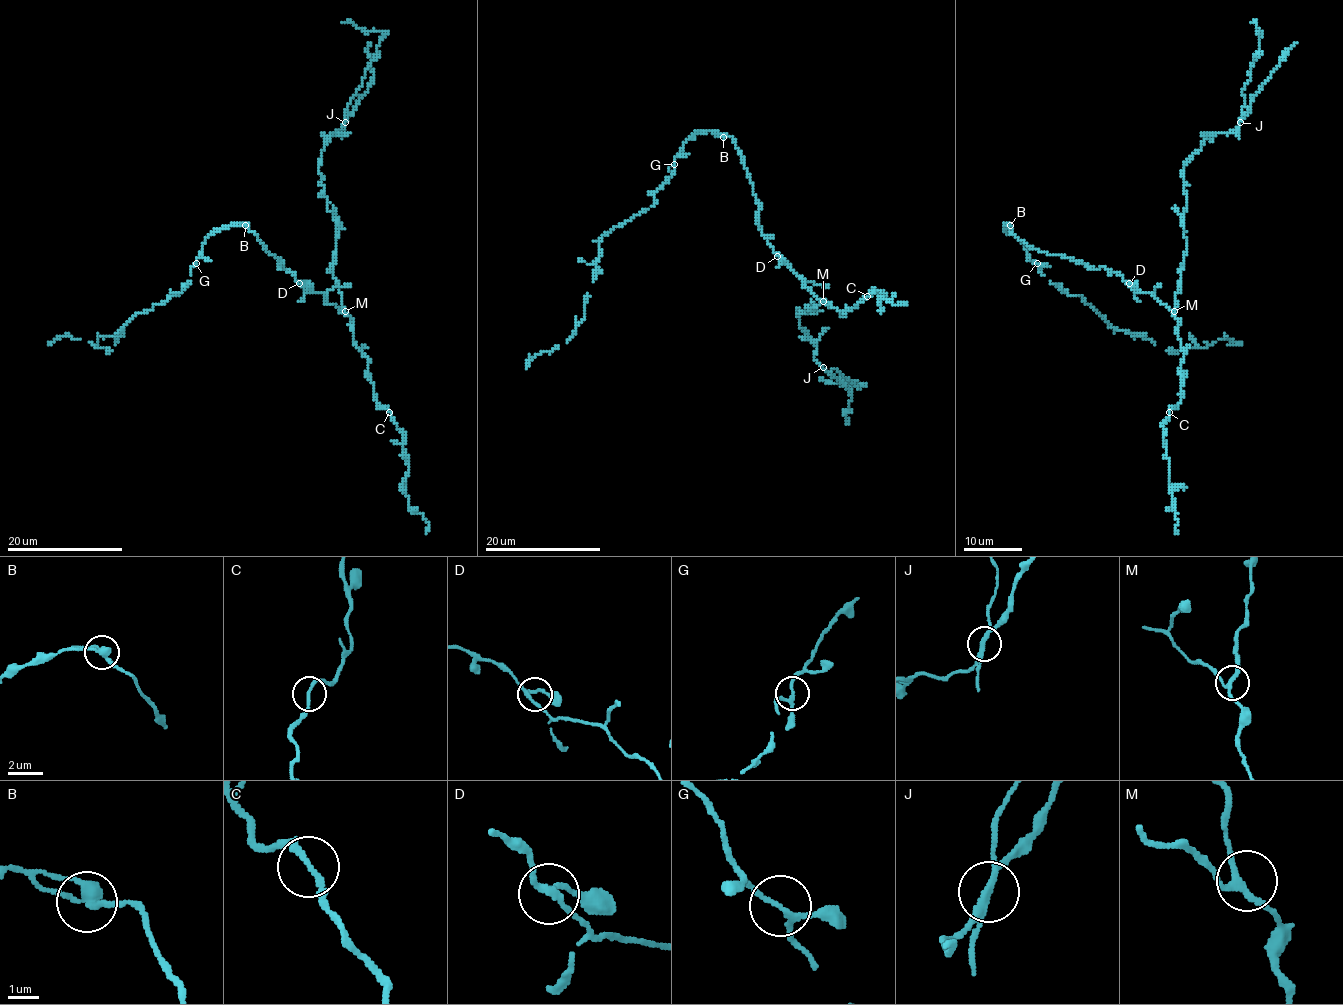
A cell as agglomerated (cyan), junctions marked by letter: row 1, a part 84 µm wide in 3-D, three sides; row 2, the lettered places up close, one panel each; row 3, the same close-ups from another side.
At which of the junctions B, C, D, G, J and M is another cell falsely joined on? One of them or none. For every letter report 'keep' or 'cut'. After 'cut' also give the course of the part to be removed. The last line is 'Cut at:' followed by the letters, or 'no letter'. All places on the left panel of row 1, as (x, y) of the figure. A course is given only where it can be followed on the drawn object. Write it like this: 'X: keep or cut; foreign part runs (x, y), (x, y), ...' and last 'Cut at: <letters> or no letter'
B: keep
C: keep
D: keep
G: keep
J: cut; foreign part runs (345, 122), (345, 109), (363, 80), (383, 33), (366, 32), (350, 22), (342, 23)
M: keep
Cut at: J

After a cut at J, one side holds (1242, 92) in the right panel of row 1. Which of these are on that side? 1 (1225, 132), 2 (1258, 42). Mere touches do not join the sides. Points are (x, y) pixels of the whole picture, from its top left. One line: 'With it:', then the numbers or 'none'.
With it: 2

